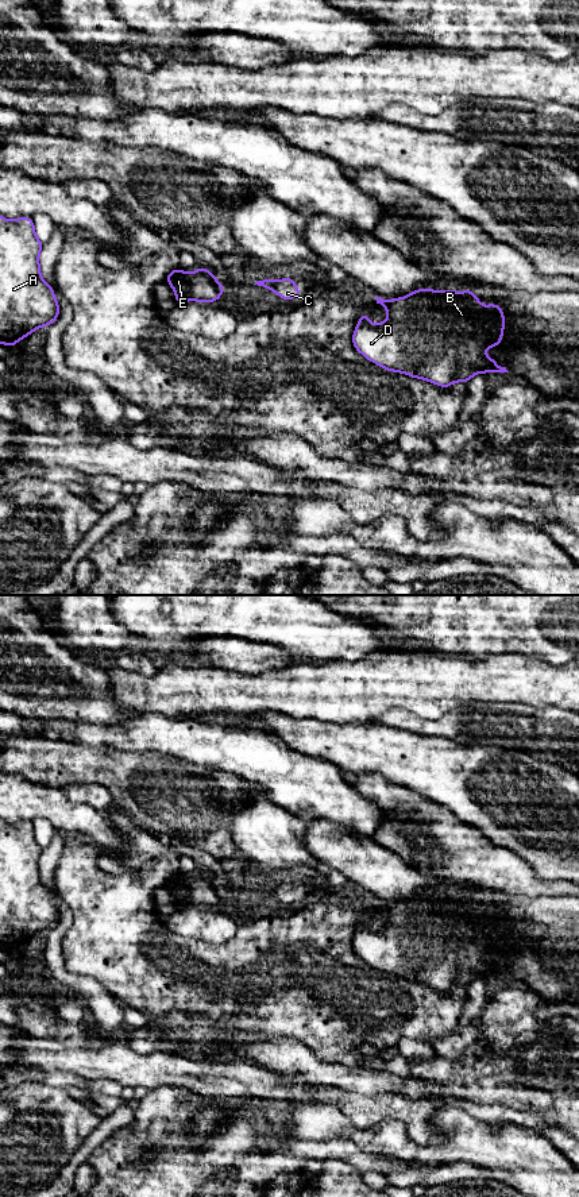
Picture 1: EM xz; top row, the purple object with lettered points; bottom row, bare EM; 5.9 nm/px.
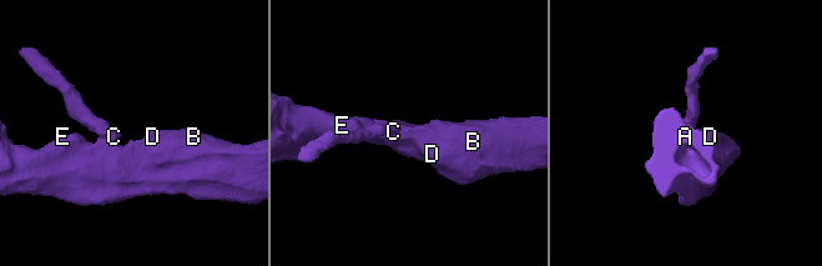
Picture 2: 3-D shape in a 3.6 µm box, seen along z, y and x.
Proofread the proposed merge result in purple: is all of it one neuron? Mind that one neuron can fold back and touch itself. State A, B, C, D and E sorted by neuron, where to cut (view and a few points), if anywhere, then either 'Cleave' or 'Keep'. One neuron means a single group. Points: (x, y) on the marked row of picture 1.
Groups: A B D E / C. Split along xz (273, 281), (270, 289). Cleave

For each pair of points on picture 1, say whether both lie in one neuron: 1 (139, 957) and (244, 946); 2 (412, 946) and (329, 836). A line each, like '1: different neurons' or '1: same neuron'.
1: same neuron
2: different neurons

